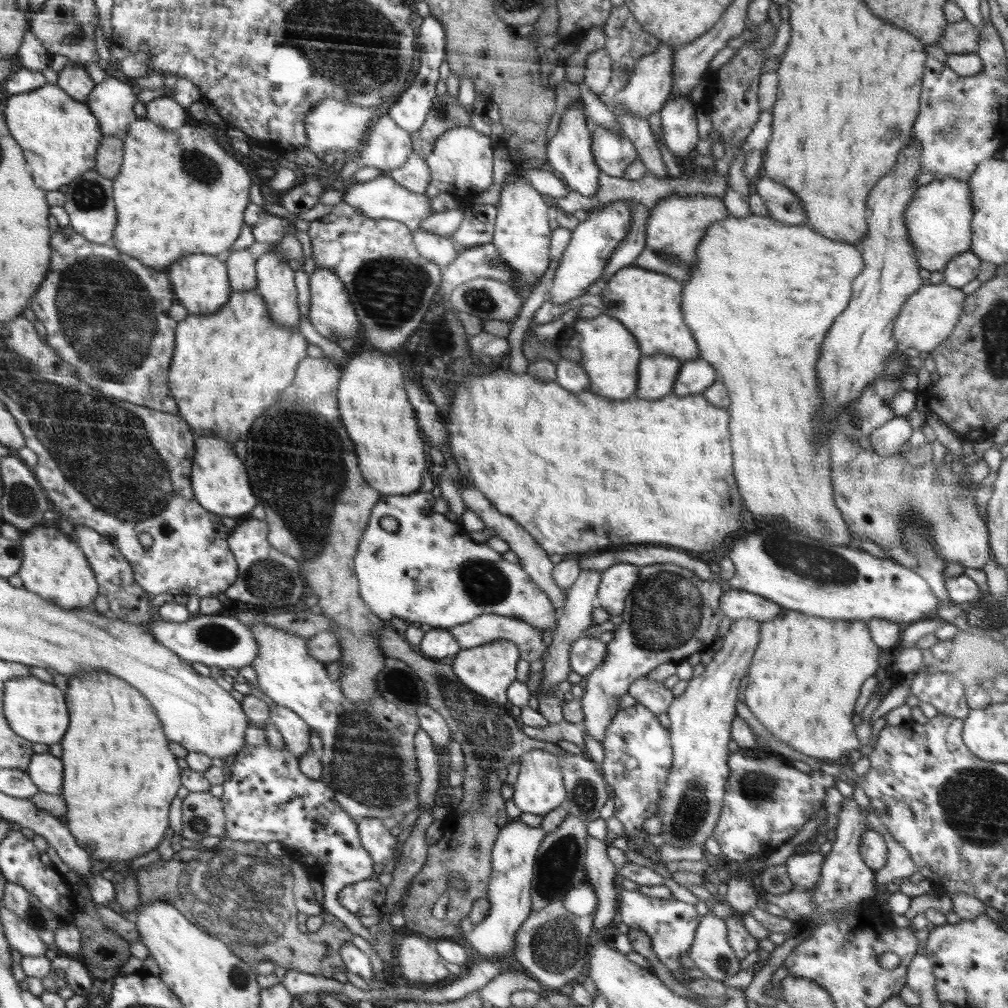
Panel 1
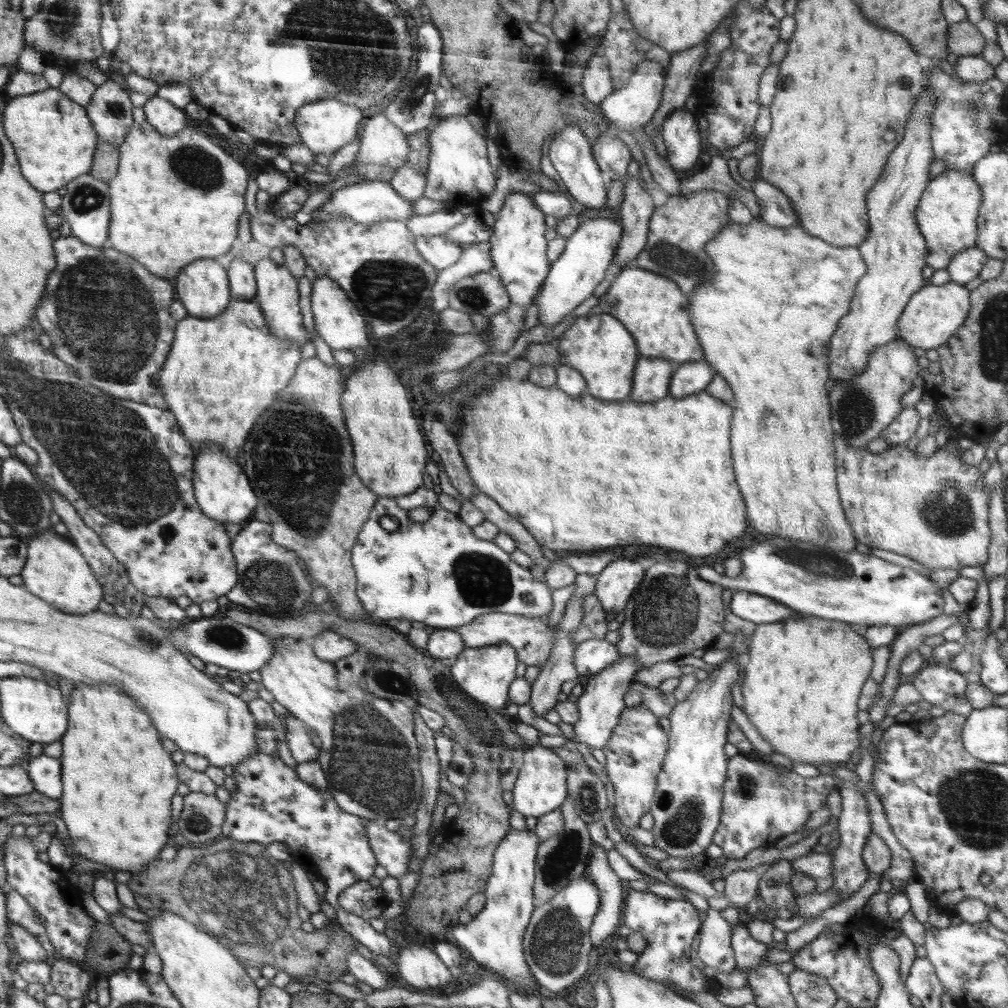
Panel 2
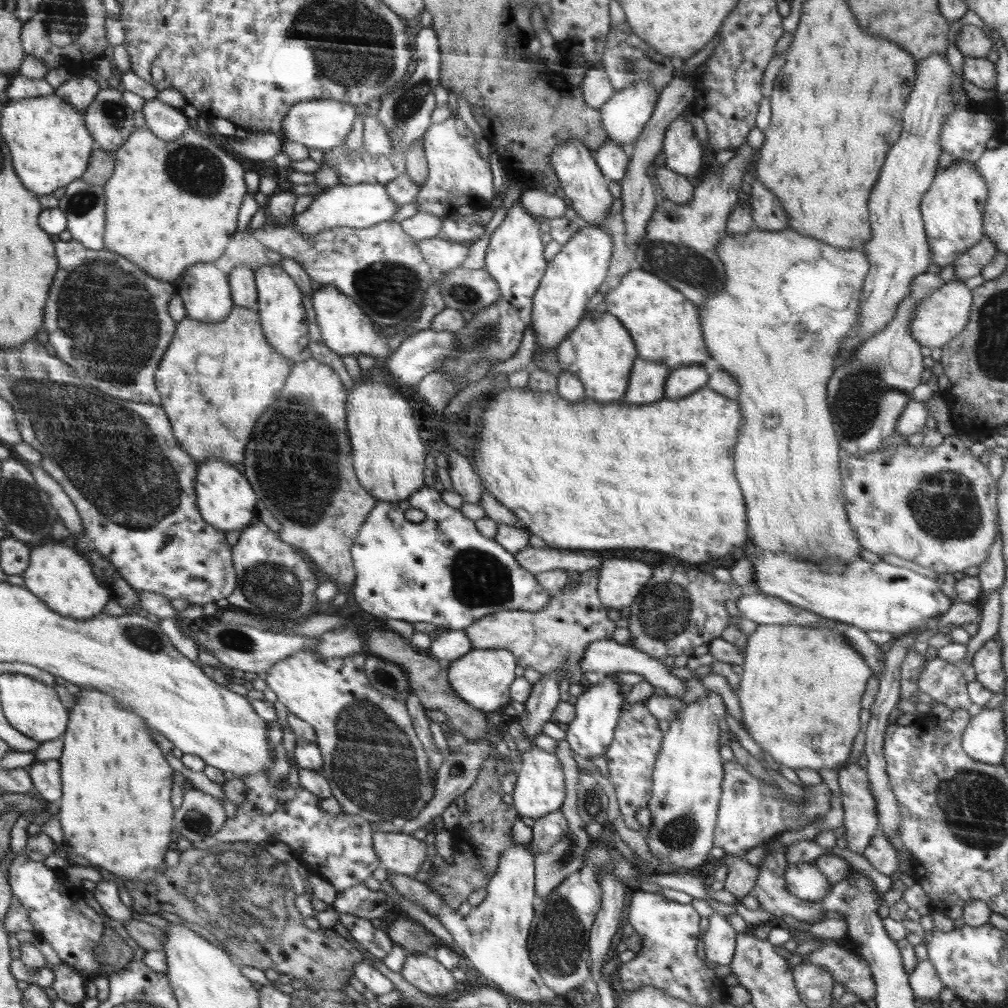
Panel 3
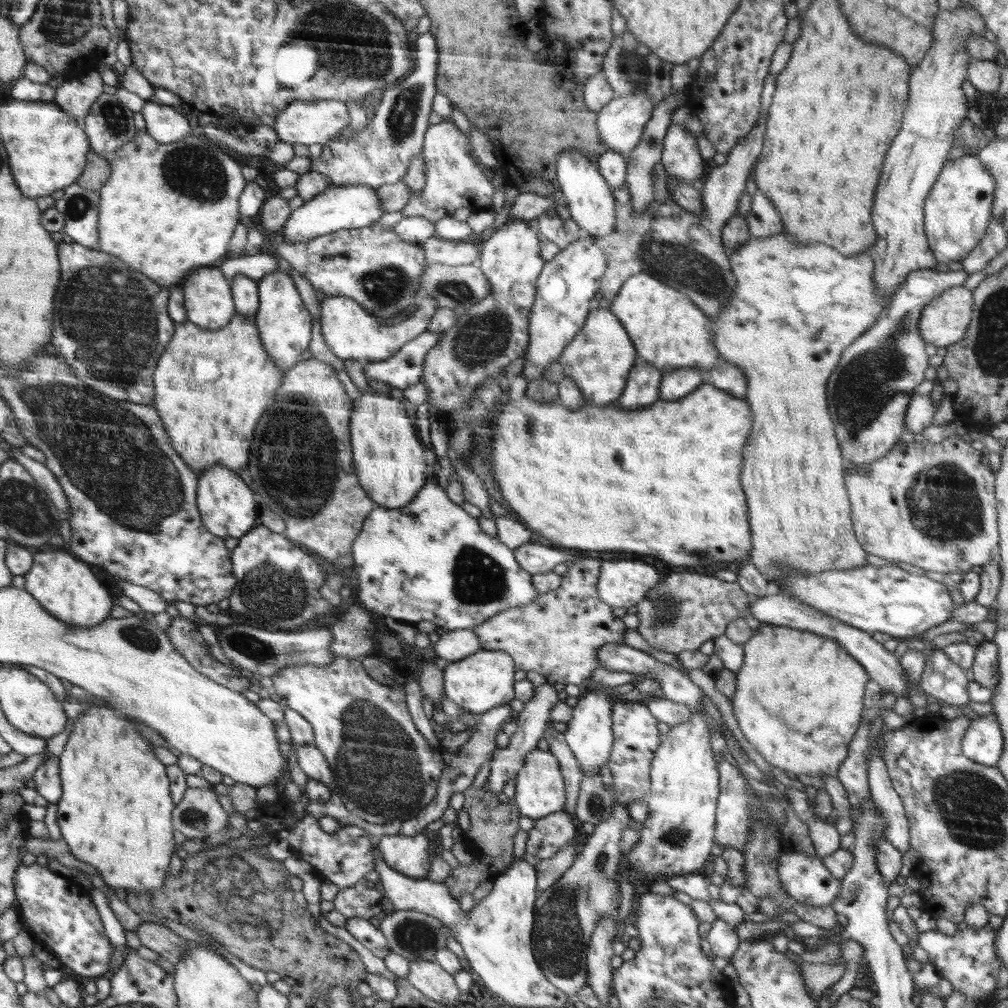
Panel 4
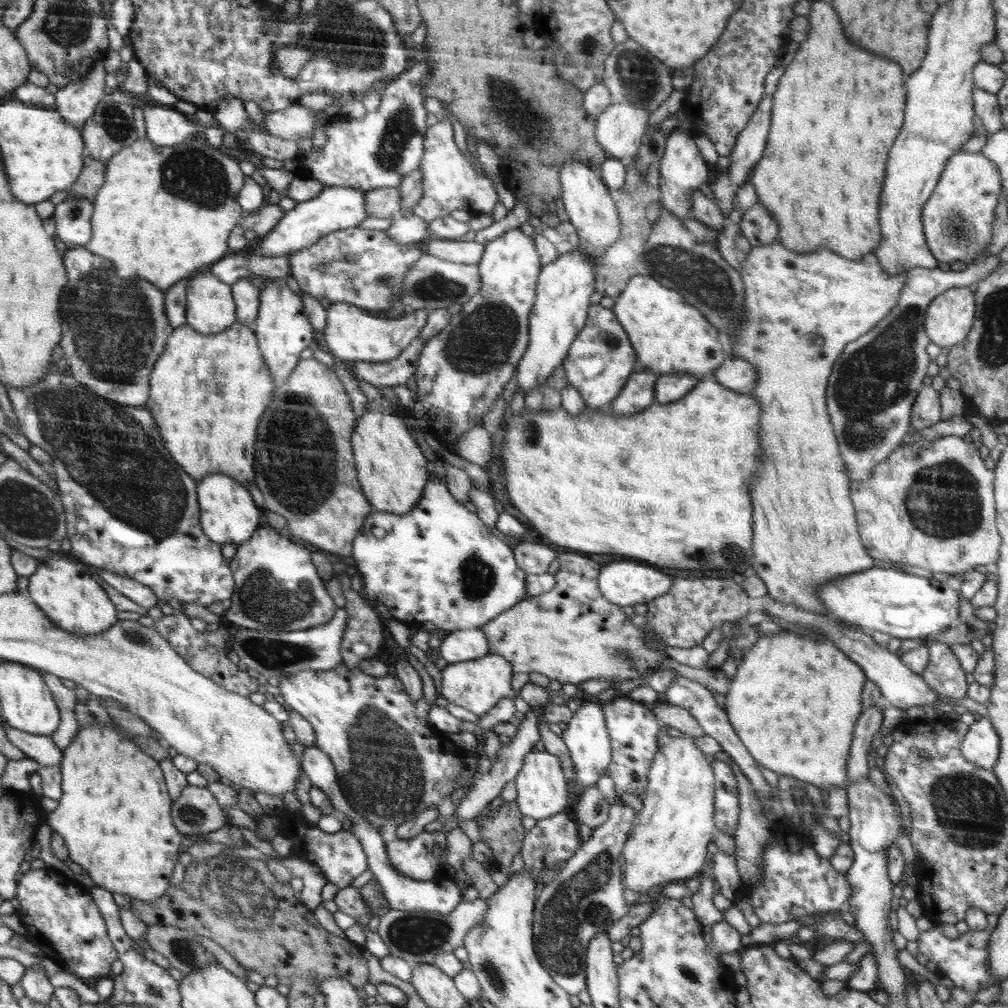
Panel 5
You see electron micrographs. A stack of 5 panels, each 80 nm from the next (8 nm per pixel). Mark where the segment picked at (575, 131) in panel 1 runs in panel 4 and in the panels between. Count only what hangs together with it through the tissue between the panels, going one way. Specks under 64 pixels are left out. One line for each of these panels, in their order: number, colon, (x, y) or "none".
2: (571, 153)
3: (582, 181)
4: (589, 199)

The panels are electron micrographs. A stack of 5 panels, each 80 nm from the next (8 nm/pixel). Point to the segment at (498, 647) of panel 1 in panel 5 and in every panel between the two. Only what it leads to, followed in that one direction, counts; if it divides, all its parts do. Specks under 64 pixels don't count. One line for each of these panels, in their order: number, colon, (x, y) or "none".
2: (485, 673)
3: (483, 678)
4: (478, 683)
5: (477, 685)

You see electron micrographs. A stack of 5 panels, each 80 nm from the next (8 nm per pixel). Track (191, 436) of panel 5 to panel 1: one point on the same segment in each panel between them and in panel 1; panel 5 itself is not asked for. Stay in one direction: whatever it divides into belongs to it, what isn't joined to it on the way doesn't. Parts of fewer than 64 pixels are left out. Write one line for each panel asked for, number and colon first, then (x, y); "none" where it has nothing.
1: (230, 365)
2: (224, 372)
3: (218, 378)
4: (213, 386)

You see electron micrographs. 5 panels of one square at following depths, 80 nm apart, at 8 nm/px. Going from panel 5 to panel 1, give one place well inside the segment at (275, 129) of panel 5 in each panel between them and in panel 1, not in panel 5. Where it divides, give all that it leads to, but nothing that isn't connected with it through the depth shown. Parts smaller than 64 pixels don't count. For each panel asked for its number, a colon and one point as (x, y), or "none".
1: (335, 125)
2: (326, 125)
3: (322, 124)
4: (320, 121)

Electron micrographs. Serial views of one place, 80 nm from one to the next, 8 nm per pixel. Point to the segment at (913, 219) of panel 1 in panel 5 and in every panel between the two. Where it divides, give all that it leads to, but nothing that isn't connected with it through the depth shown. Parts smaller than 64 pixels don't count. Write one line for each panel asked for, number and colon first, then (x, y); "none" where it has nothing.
2: (947, 212)
3: (952, 208)
4: (957, 211)
5: (958, 218)

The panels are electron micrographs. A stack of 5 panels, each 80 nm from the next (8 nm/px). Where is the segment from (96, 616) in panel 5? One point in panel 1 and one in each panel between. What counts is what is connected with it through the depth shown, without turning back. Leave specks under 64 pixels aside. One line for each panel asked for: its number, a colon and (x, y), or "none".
1: (54, 567)
2: (55, 570)
3: (58, 575)
4: (67, 588)

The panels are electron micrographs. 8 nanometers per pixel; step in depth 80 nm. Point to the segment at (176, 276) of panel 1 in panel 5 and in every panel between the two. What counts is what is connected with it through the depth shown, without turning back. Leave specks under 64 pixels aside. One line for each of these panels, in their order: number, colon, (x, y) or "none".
2: (202, 287)
3: (203, 288)
4: (207, 298)
5: (210, 309)

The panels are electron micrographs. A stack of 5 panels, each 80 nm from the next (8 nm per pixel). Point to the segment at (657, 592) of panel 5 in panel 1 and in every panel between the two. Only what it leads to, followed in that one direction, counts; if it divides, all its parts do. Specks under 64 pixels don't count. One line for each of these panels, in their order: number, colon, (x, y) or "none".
1: (618, 580)
2: (616, 583)
3: (622, 579)
4: (626, 583)

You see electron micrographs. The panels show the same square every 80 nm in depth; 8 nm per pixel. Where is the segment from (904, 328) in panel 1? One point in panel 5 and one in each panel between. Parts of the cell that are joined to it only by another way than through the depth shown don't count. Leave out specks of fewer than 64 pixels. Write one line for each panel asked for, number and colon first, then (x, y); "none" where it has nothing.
2: (933, 314)
3: (939, 318)
4: (945, 319)
5: (949, 318)

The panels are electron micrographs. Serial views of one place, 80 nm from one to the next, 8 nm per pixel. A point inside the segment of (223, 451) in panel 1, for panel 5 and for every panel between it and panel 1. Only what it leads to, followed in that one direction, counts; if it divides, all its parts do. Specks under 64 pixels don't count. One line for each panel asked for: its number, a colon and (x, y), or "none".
2: (223, 492)
3: (225, 499)
4: (227, 506)
5: (228, 514)

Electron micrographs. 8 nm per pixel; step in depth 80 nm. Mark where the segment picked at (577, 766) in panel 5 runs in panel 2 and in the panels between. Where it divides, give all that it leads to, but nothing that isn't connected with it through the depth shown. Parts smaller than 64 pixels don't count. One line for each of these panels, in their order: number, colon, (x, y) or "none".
2: (673, 611)
3: (597, 711)
4: (589, 734)

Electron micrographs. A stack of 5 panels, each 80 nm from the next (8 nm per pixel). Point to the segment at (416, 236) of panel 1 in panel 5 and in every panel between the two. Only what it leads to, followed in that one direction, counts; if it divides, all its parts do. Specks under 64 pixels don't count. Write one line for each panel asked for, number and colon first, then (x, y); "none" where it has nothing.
2: (440, 253)
3: (443, 254)
4: (437, 250)
5: (466, 252)

